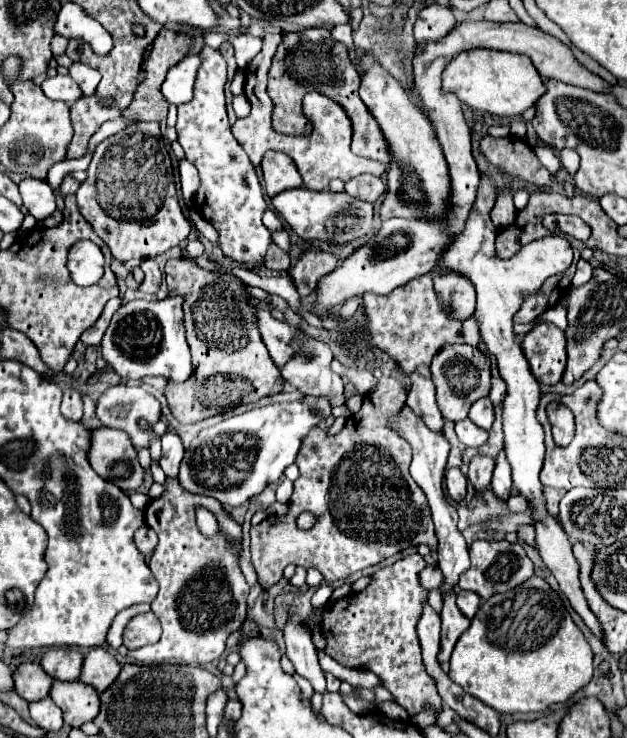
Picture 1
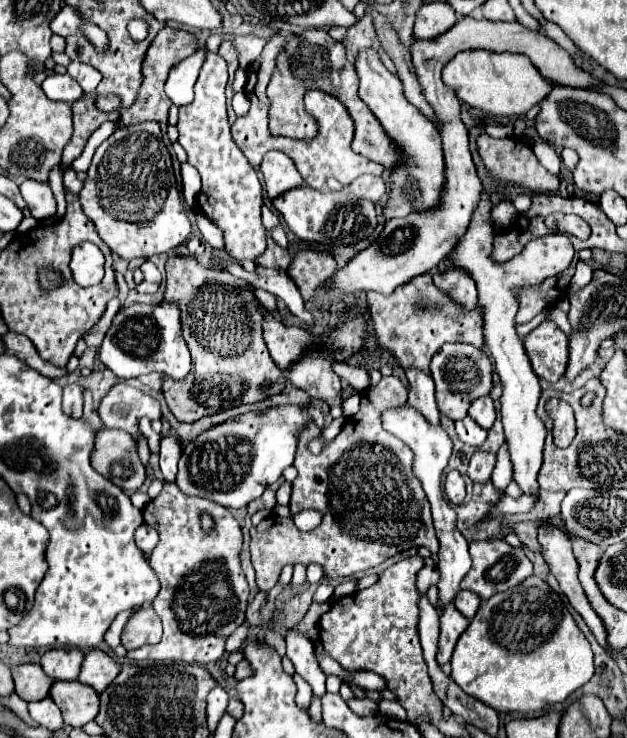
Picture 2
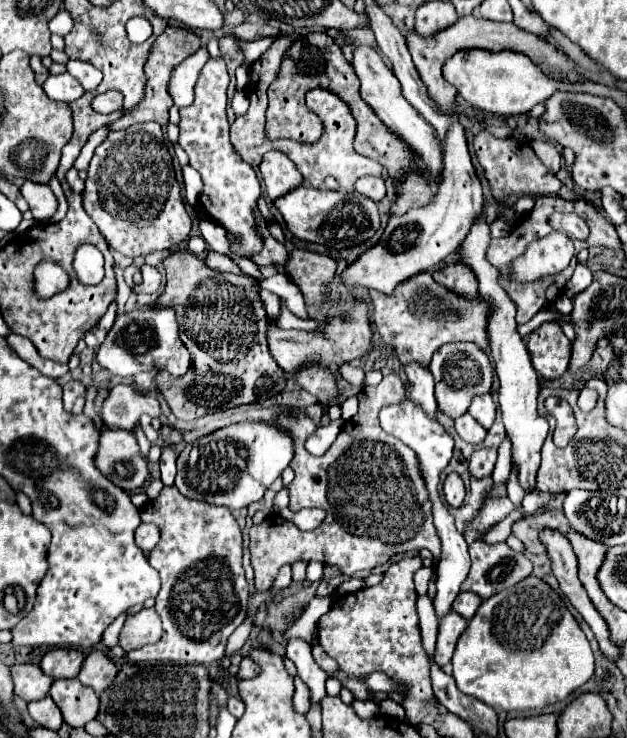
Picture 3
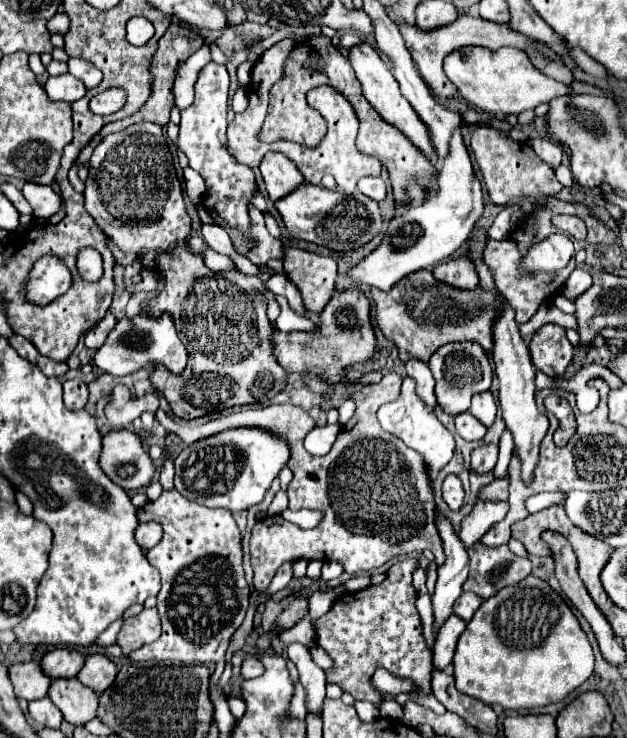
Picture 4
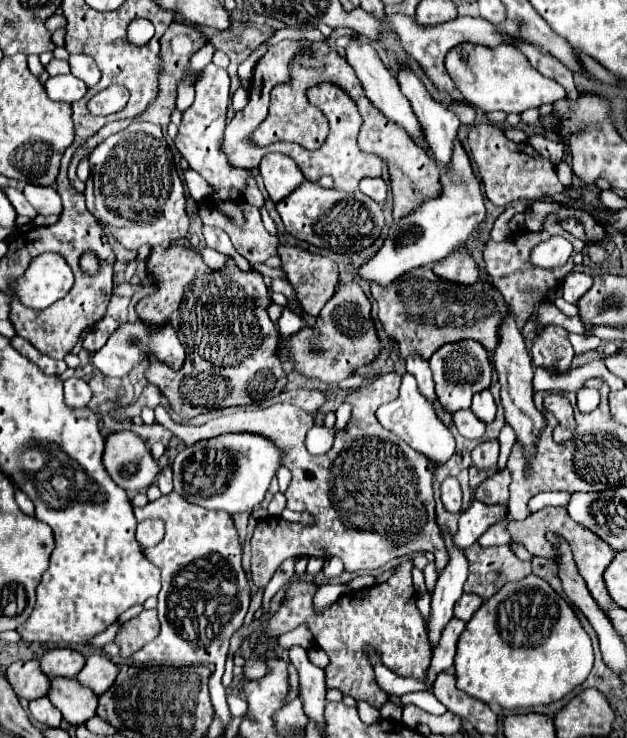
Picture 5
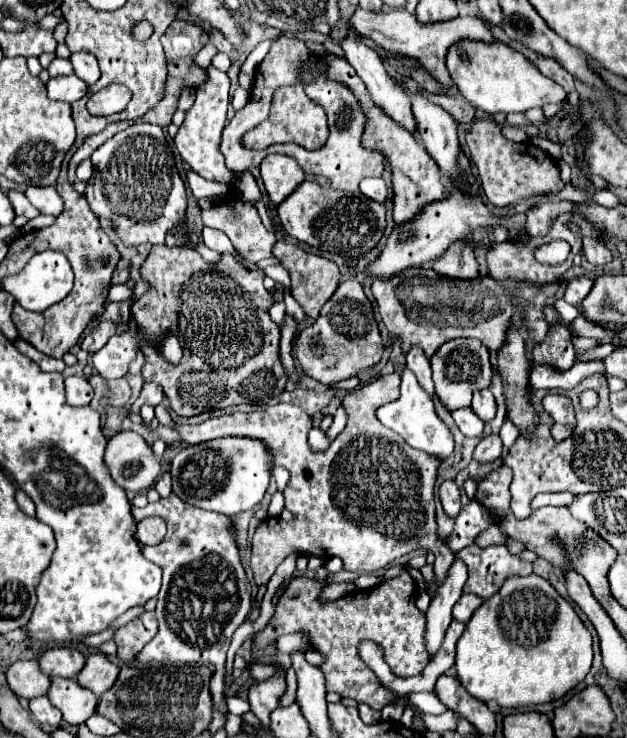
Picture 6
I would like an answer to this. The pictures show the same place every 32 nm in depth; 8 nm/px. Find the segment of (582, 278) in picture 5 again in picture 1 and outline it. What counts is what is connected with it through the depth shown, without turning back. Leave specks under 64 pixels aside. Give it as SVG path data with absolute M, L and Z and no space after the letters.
M578 260L578 270L572 278L572 288L578 288L580 284L586 284L592 278L592 266L586 260Z

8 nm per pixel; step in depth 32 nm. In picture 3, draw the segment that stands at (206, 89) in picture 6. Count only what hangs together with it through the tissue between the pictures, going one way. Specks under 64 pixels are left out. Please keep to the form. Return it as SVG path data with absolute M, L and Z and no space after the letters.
M210 58L200 72L196 82L196 100L188 108L180 108L180 138L178 144L190 158L190 166L196 168L204 180L204 192L200 196L200 206L228 230L232 250L238 256L250 258L262 248L260 234L256 232L254 210L256 200L262 194L256 172L232 152L228 140L228 120L226 120L226 90L228 90L228 72L224 60Z

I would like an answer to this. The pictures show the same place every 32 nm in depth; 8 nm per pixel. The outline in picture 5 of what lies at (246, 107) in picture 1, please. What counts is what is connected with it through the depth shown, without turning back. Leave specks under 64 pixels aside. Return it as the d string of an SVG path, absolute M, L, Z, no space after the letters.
M239 87L235 91L235 93L233 94L232 106L234 107L236 112L244 108L244 106L248 102L248 98L249 98L249 91L247 89Z

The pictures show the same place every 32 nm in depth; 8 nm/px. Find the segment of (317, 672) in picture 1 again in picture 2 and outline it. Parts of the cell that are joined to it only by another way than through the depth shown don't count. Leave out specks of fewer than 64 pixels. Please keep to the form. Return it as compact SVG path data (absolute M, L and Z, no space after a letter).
M288 632L286 634L286 646L288 646L286 656L296 666L296 672L310 684L312 694L318 696L318 698L324 696L326 694L326 686L324 686L326 674L322 672L322 668L316 662L314 644L308 638L304 638L302 634Z

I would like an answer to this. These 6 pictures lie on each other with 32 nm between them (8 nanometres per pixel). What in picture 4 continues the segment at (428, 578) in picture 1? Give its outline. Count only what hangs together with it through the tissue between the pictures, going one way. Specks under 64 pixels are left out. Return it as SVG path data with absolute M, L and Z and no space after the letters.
M416 568L416 570L414 570L413 585L418 595L423 595L427 592L426 572L424 572L422 568Z

